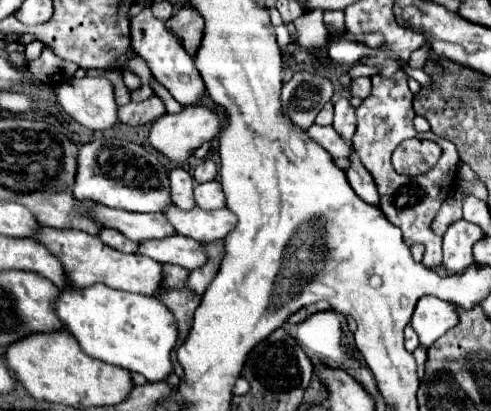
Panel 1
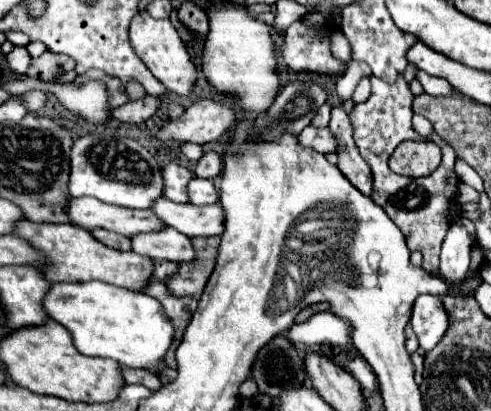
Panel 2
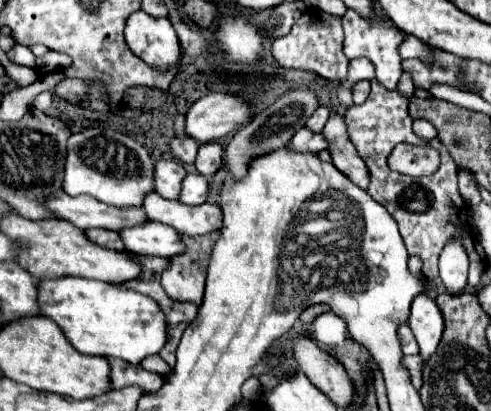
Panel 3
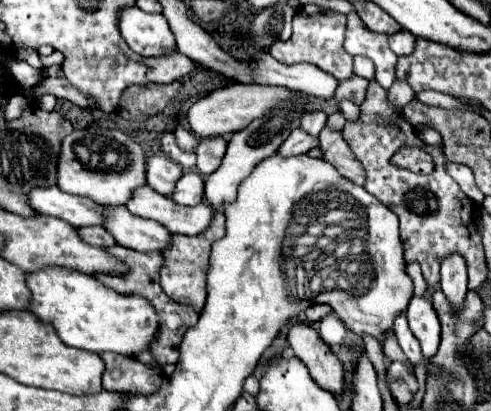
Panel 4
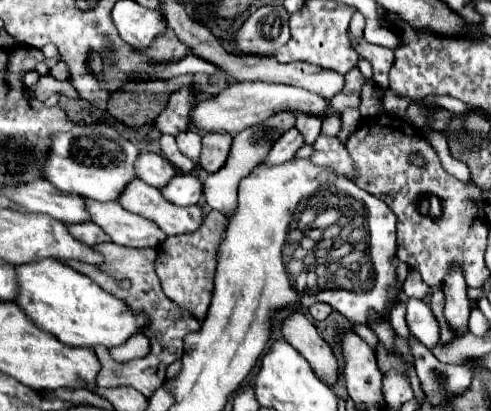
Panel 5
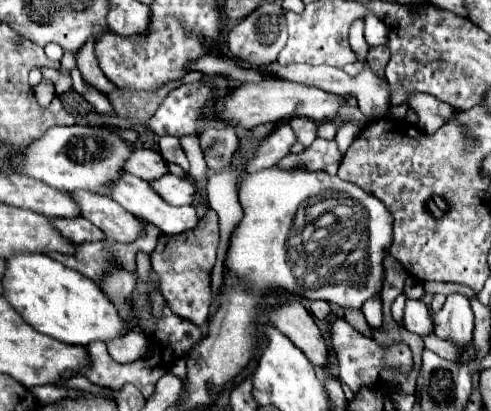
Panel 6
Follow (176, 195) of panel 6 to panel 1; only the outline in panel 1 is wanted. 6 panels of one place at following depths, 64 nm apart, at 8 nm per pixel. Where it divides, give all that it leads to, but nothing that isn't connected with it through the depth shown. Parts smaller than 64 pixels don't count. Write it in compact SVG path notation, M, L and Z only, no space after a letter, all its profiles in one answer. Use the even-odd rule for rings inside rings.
M216 180L196 184L194 186L194 198L196 198L196 206L200 206L204 210L224 208L224 192L220 188L220 182L216 182Z

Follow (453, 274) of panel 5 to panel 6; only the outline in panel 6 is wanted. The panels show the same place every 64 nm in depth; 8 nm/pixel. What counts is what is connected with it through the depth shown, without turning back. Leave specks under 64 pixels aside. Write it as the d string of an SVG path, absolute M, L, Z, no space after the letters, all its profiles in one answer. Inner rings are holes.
M448 294L446 304L434 316L434 334L444 340L452 340L456 344L472 342L474 314L470 308L470 300L464 294Z

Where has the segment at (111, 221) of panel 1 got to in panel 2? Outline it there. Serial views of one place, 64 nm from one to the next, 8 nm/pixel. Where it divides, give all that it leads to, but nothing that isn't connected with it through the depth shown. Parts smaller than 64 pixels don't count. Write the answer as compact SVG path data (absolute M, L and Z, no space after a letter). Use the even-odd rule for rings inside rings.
M72 198L68 202L66 212L74 224L86 230L104 228L128 238L166 228L166 224L160 218L156 218L152 210L132 210L122 206L110 206L96 198Z

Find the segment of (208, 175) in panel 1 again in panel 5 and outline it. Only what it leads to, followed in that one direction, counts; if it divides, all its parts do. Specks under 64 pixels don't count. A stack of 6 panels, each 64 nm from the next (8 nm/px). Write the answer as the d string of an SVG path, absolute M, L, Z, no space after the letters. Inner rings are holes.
M206 134L202 138L202 152L200 152L200 168L208 174L220 170L226 162L226 156L230 152L232 136L228 134Z

